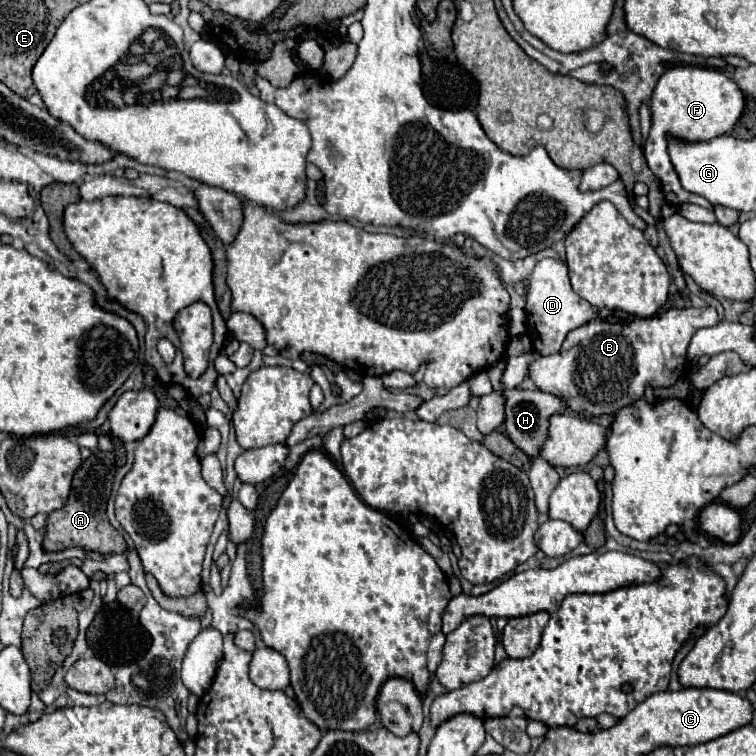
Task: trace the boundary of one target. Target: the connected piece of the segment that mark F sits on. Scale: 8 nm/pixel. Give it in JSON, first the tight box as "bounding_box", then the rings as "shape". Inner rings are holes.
{"bounding_box":[645,66,745,208],"shape":[[[671,66],[663,72],[659,78],[653,96],[651,96],[651,112],[653,112],[653,124],[651,124],[651,134],[645,142],[645,160],[651,168],[651,172],[661,180],[663,184],[663,194],[669,204],[675,208],[691,202],[703,208],[713,208],[705,198],[685,192],[679,184],[679,178],[673,170],[673,164],[669,160],[669,154],[661,154],[661,138],[667,134],[687,140],[687,142],[701,142],[701,140],[711,140],[715,136],[727,134],[733,130],[735,122],[739,120],[741,112],[745,108],[745,96],[737,82],[729,76],[725,76],[721,70],[713,68],[701,68],[701,66]]]}

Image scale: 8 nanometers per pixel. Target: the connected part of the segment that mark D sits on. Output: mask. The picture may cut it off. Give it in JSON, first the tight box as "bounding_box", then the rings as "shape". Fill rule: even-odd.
{"bounding_box":[525,258,593,354],"shape":[[[543,258],[535,266],[529,282],[525,312],[527,312],[527,334],[533,336],[531,342],[539,354],[559,352],[567,332],[583,326],[593,318],[591,304],[581,296],[577,296],[569,284],[567,264],[563,260],[553,260],[553,258]]]}

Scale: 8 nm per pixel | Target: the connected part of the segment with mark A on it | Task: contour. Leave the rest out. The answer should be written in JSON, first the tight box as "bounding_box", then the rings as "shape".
{"bounding_box":[43,450,127,556],"shape":[[[95,450],[87,460],[81,462],[81,466],[73,476],[67,504],[61,510],[51,512],[47,516],[47,532],[43,536],[45,552],[59,552],[65,548],[79,546],[83,550],[99,552],[105,556],[105,554],[121,554],[127,550],[123,536],[109,524],[109,518],[105,516],[113,476],[115,476],[115,458],[109,452]]]}

